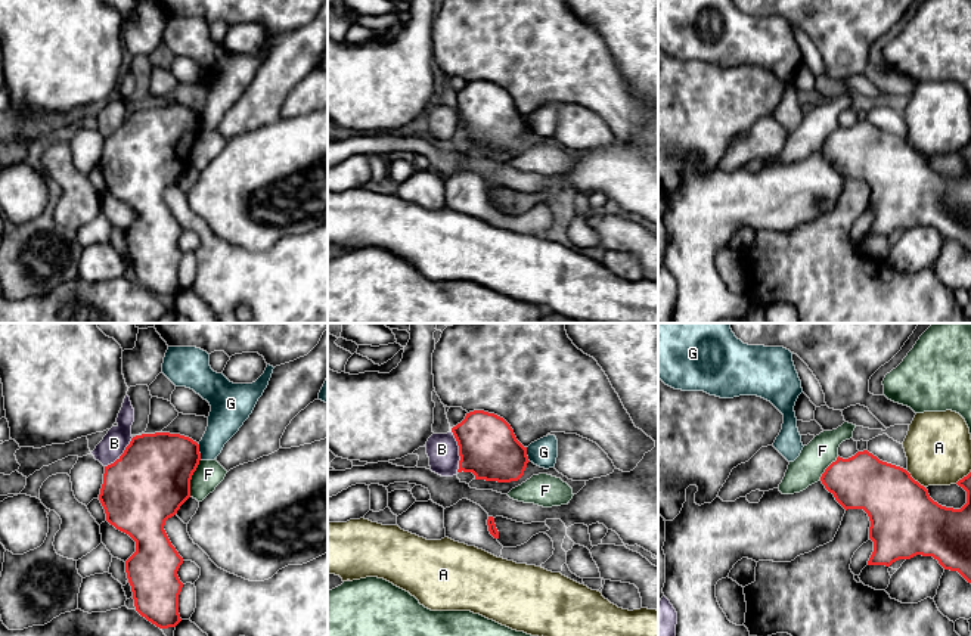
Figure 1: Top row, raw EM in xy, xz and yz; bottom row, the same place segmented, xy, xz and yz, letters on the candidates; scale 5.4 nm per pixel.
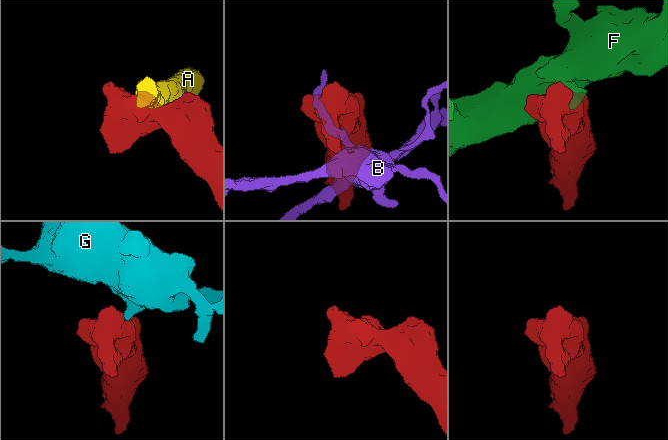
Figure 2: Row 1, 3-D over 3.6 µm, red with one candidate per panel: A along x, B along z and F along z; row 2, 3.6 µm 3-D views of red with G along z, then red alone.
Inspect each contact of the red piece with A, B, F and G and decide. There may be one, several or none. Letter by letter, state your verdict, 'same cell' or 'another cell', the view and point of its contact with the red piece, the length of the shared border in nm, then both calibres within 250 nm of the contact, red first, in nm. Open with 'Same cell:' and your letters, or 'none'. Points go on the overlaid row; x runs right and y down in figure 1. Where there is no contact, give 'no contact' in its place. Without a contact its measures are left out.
Same cell: none
A: another cell; contact yz (914, 480); length 140 nm; calibres 380 and 360 nm
B: another cell; contact xz (459, 452); length 220 nm; calibres 320 and 170 nm
F: another cell; contact xy (191, 478); length 220 nm; calibres 420 and 150 nm
G: another cell; contact xy (198, 452); length 100 nm; calibres 380 and 190 nm

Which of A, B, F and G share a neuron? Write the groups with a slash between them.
A / B / F / G

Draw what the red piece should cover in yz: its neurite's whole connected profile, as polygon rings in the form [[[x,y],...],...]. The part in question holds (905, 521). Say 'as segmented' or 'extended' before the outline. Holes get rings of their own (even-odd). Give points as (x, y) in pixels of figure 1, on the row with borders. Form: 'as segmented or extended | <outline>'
as segmented | [[[868,450],[849,459],[838,456],[820,481],[846,511],[863,509],[868,514],[874,542],[868,565],[890,567],[916,555],[933,556],[944,570],[958,571],[971,583],[971,472],[956,483],[967,491],[967,503],[961,509],[939,505],[906,469],[880,460]]]

